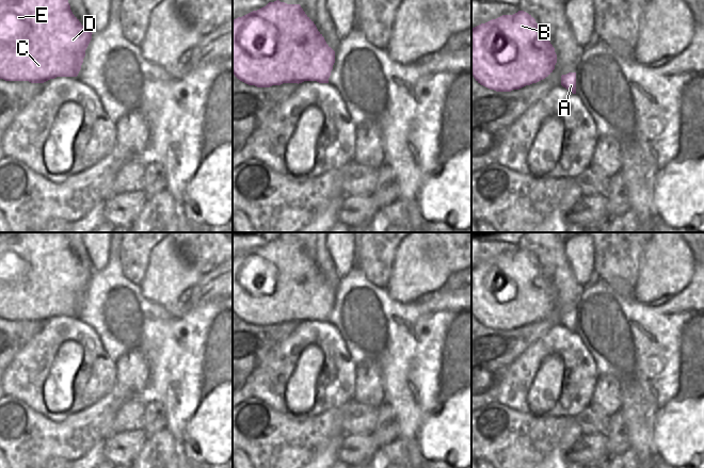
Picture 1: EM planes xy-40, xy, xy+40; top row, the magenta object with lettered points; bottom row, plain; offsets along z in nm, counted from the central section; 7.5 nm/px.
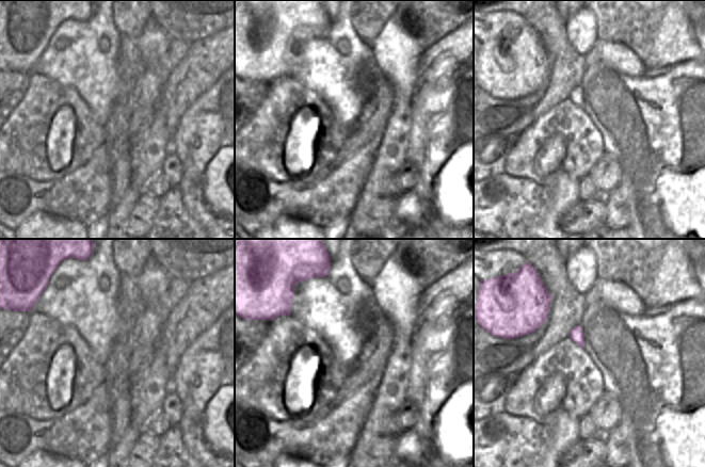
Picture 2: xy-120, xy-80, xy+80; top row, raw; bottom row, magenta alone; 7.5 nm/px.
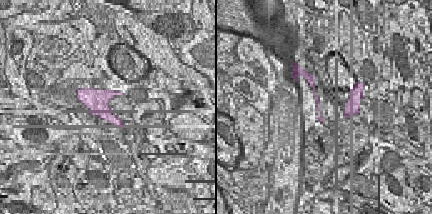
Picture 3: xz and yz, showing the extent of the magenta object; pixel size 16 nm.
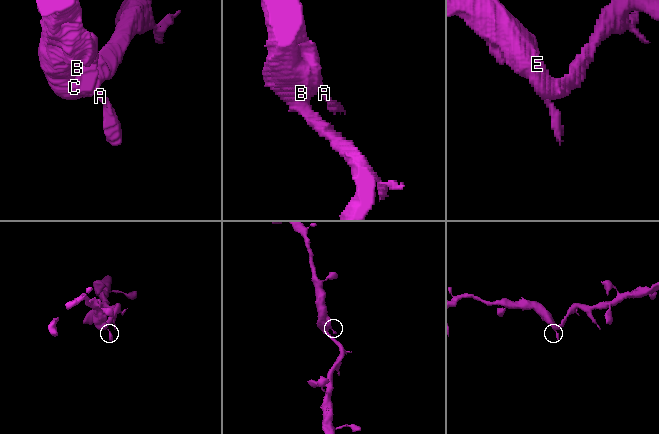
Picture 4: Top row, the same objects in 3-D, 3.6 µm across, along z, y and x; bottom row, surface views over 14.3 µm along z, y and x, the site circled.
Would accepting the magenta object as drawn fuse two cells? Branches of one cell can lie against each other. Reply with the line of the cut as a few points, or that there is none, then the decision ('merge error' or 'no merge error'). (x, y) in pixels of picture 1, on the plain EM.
no cut | no merge error

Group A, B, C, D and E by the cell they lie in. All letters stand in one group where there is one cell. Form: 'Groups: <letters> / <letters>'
Groups: A B C D E.

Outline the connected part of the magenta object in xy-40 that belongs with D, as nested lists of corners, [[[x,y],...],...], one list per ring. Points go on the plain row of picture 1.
[[[0,232],[0,318],[44,322],[57,316],[77,316],[92,273],[73,253],[63,232]]]

